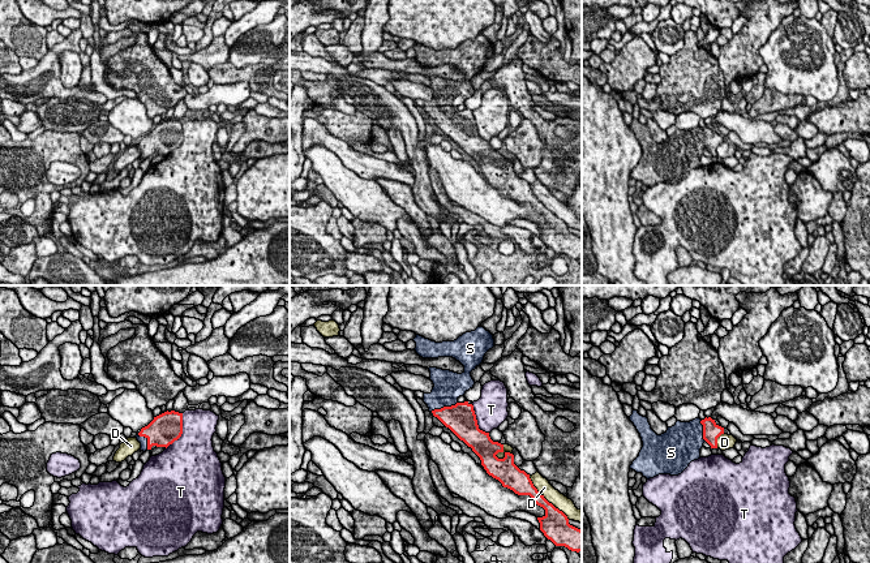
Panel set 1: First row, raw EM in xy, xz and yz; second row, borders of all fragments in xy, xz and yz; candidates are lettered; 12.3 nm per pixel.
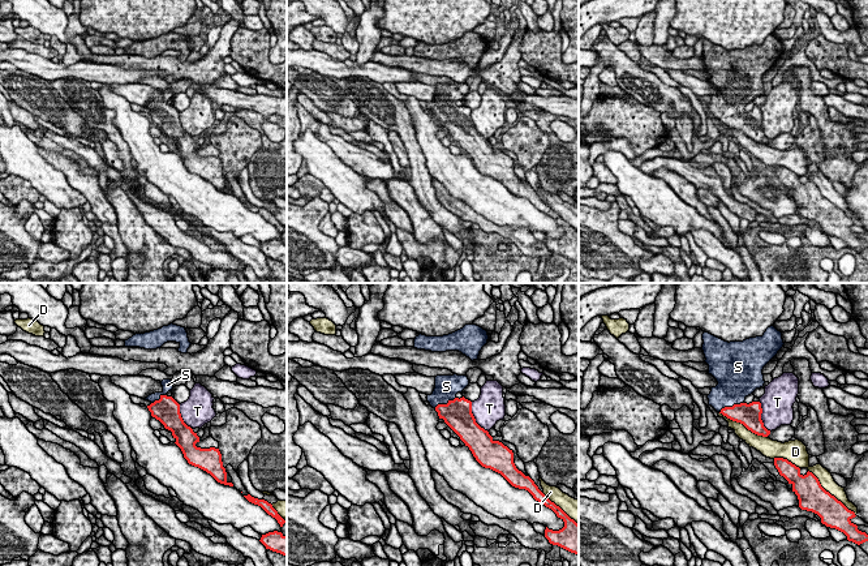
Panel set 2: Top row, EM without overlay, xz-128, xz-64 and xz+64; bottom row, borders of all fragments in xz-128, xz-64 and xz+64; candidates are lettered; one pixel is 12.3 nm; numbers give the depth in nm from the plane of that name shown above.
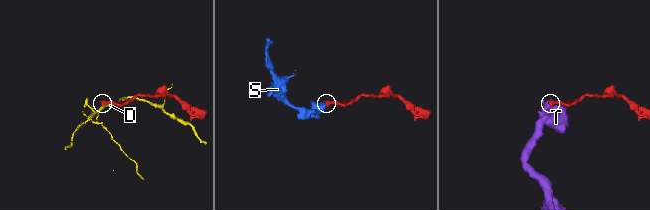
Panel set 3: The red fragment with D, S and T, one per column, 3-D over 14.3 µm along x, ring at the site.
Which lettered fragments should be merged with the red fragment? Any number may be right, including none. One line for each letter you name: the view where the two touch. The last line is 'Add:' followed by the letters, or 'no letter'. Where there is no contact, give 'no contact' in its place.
S: contact in xz
Add: S

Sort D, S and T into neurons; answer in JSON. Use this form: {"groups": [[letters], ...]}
{"groups": [["D"], ["S"], ["T"]]}

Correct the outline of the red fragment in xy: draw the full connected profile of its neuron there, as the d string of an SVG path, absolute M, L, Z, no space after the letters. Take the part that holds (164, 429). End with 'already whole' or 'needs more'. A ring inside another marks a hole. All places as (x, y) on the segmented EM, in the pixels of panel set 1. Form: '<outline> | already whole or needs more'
M164 412L137 433L136 438L141 443L141 451L151 450L153 446L168 447L183 434L183 413Z | needs more

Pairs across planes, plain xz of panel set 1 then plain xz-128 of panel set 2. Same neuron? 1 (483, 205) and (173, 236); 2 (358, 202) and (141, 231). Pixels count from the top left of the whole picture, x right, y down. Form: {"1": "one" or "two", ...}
{"1": "two", "2": "two"}

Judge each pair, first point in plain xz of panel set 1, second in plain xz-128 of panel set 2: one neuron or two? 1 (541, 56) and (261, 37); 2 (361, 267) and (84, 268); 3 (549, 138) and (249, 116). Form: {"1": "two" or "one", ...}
{"1": "one", "2": "two", "3": "one"}

